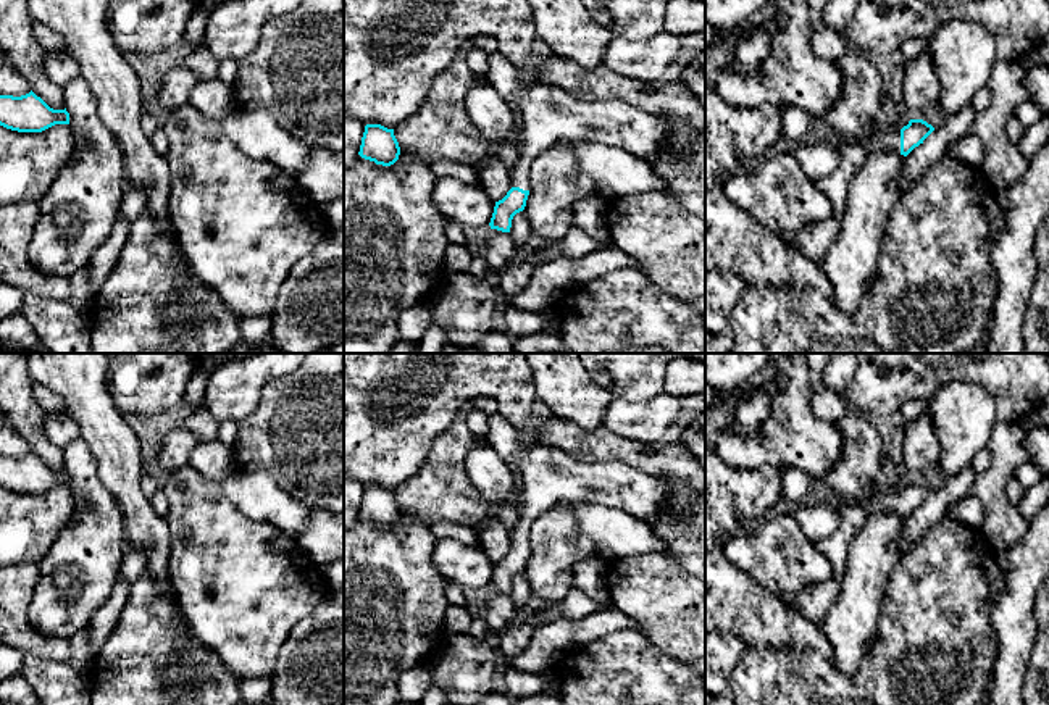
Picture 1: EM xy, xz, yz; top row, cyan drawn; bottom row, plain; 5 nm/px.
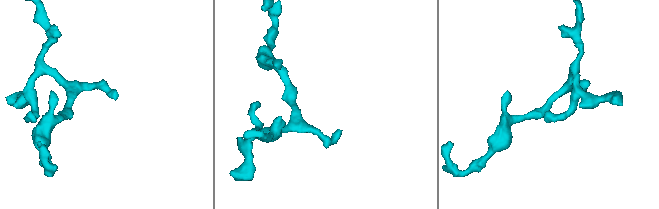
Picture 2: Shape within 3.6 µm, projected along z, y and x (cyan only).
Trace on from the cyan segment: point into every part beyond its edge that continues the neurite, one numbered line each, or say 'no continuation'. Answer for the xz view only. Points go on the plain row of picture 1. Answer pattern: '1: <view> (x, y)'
1: xz (549, 476)

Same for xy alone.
no continuation

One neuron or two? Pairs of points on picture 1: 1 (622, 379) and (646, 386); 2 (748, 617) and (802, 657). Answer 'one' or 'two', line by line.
1: one
2: one

